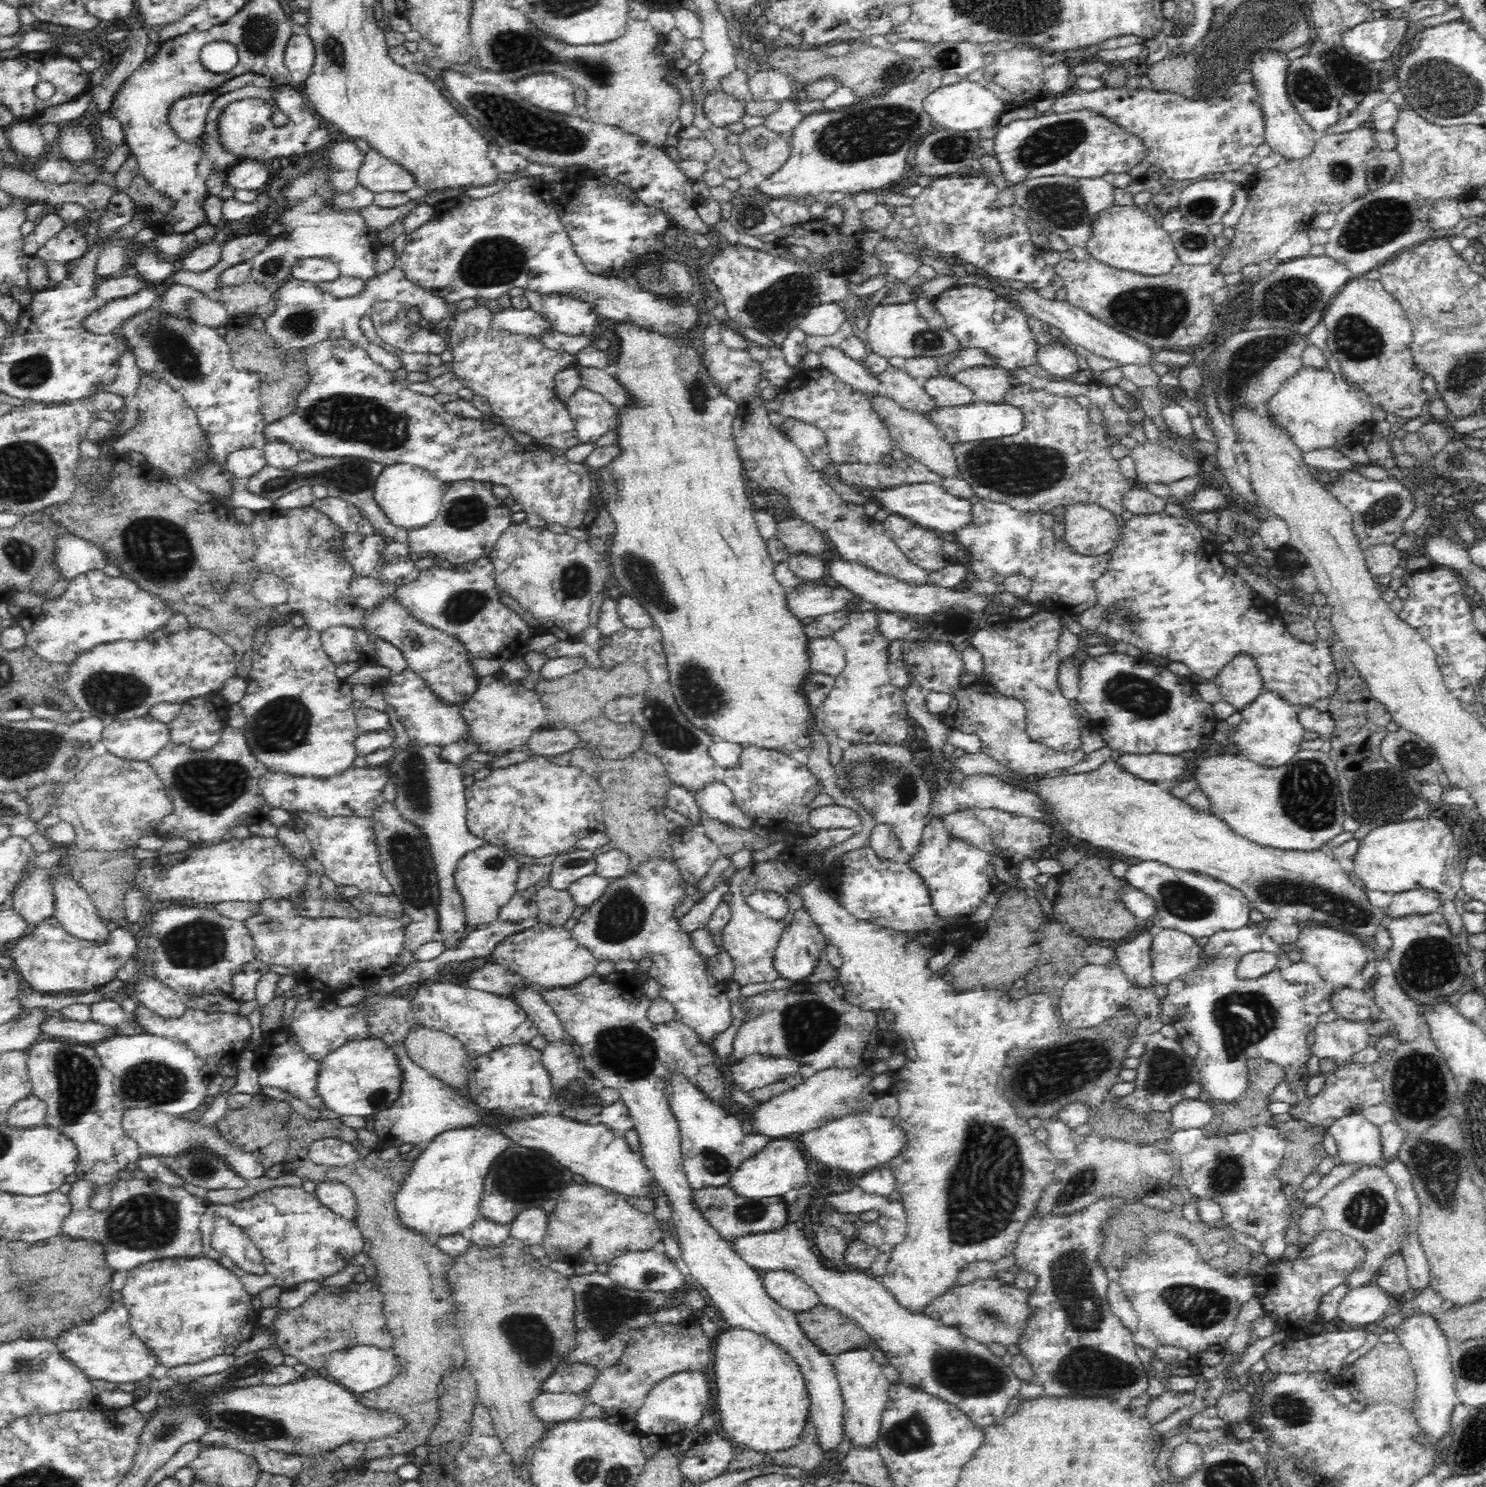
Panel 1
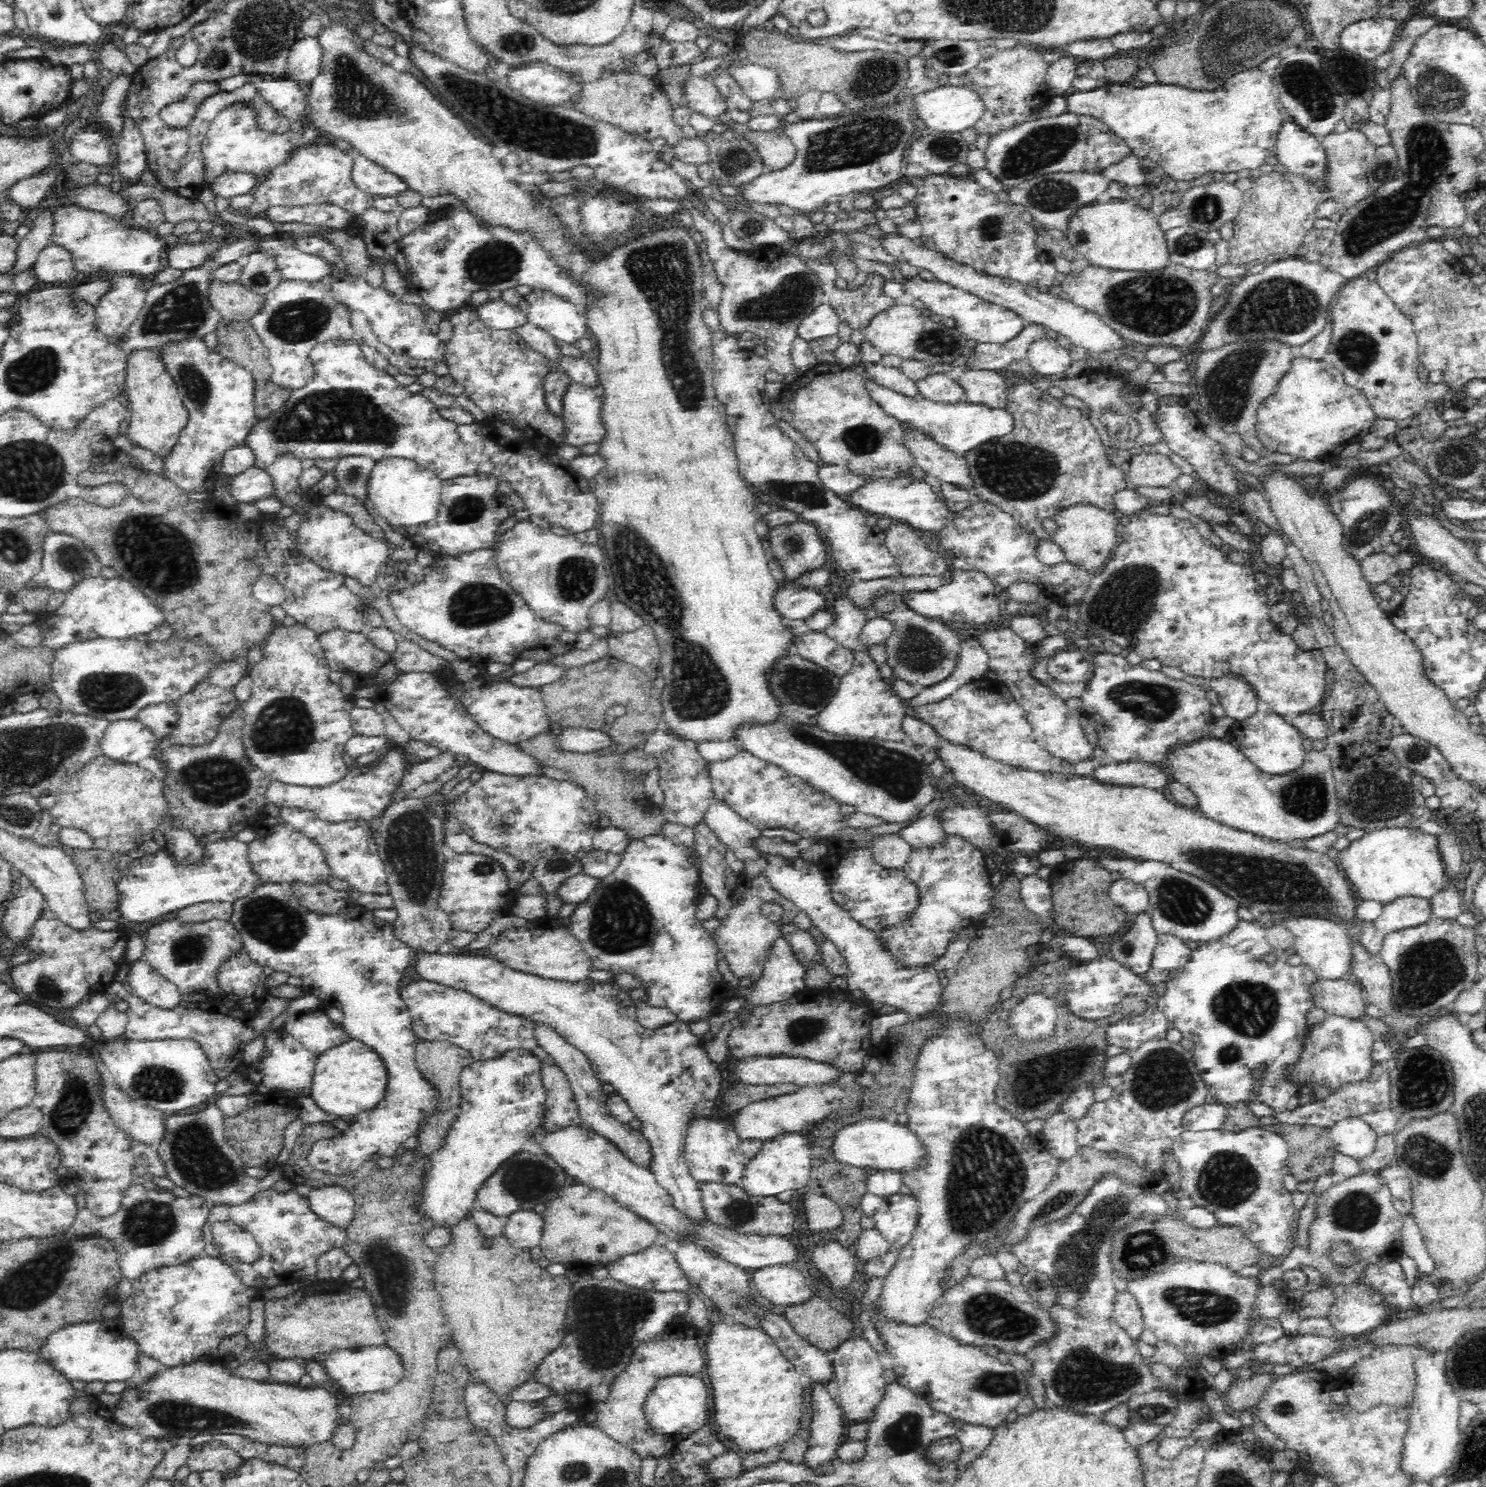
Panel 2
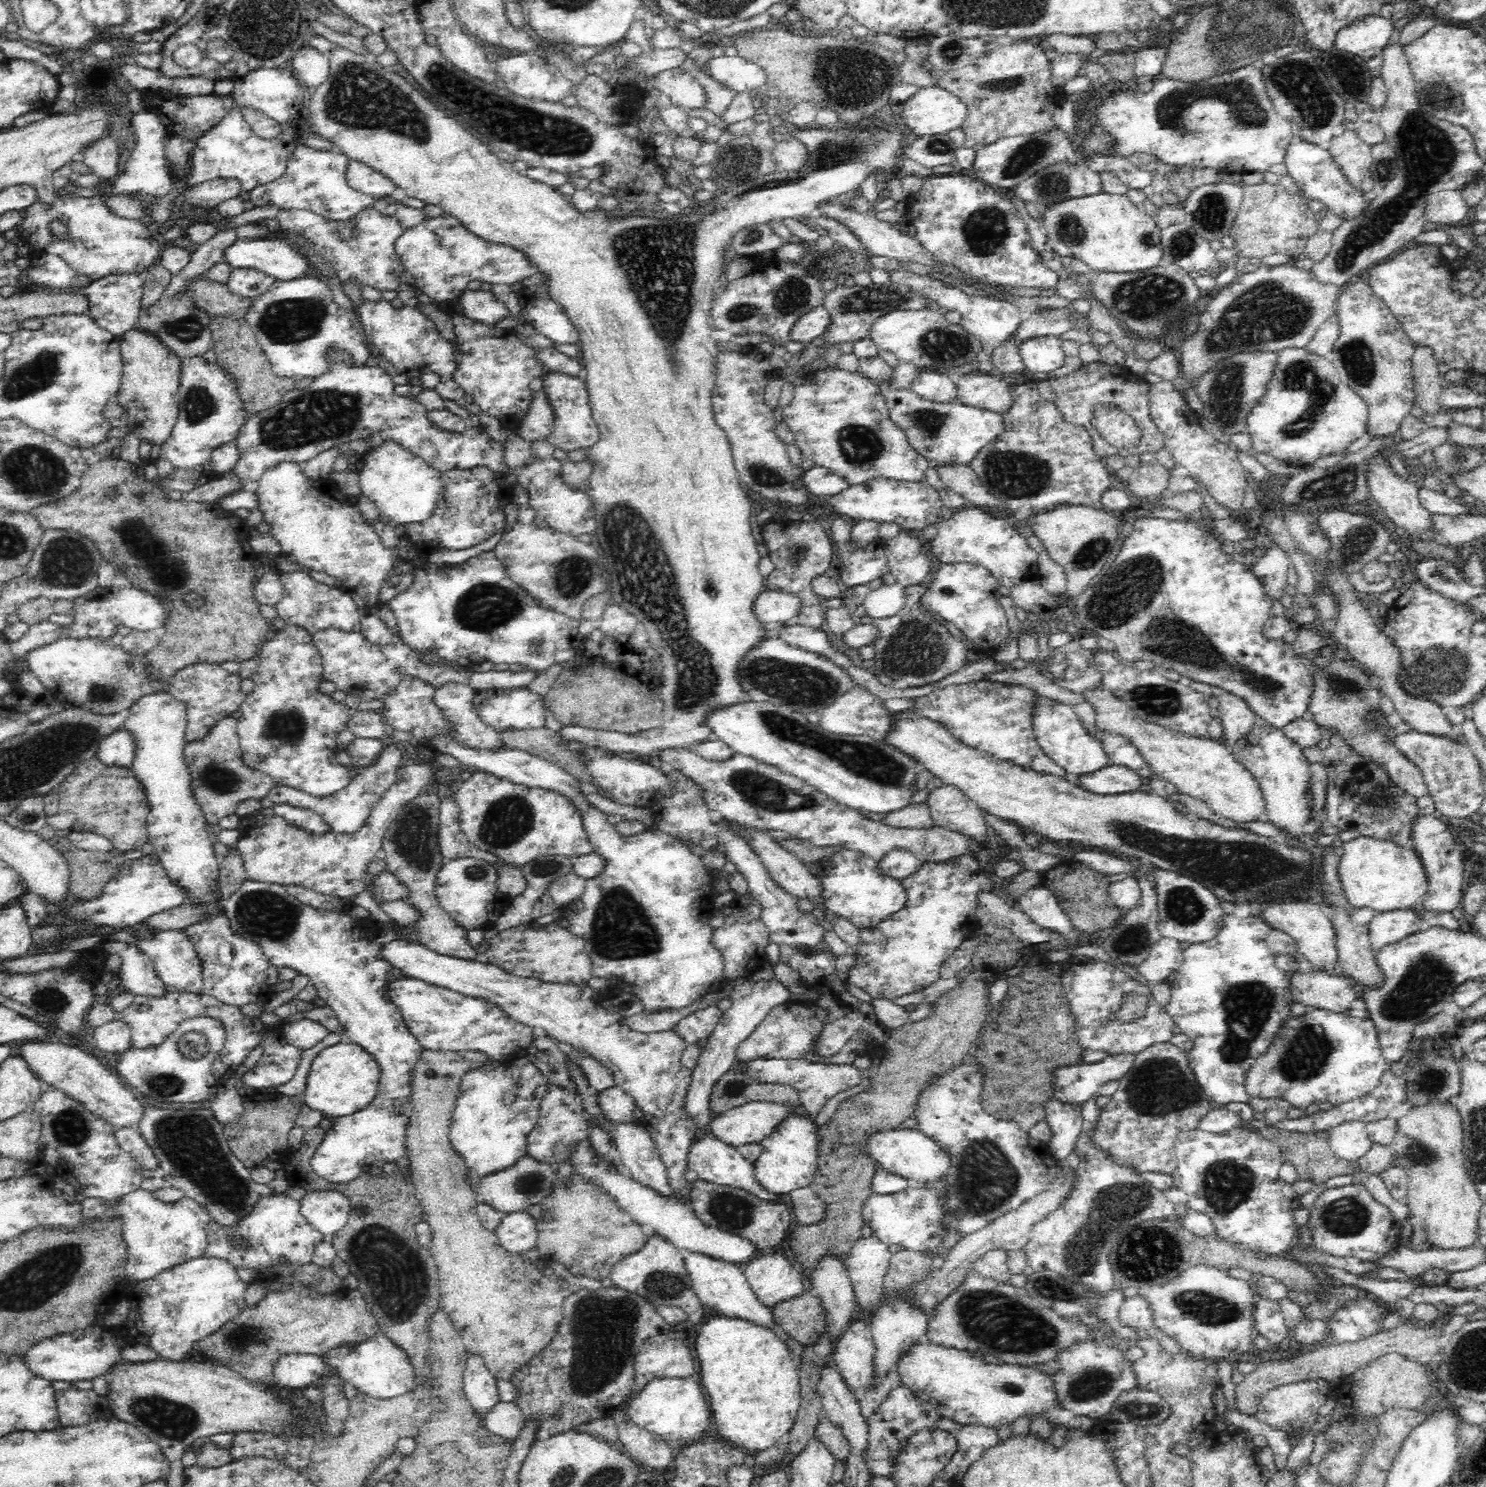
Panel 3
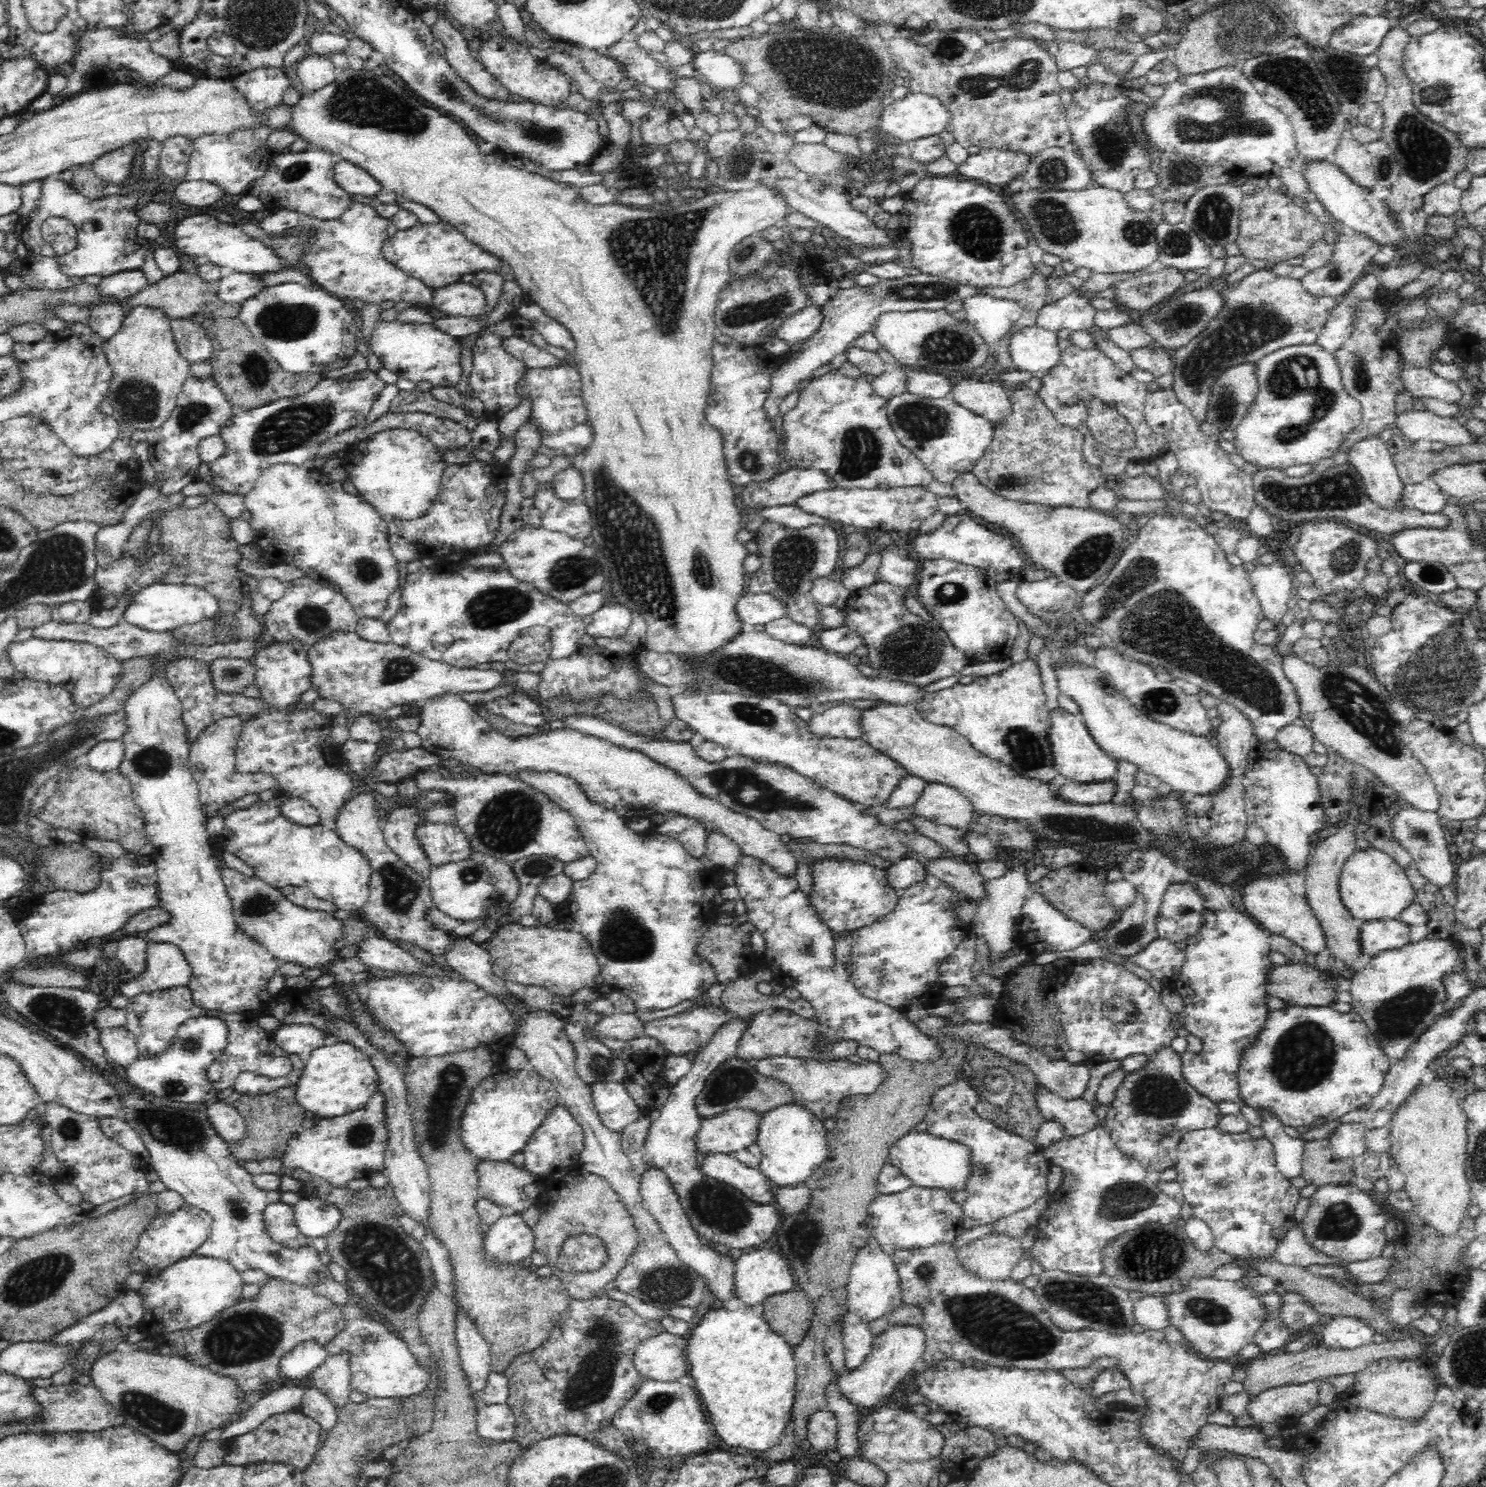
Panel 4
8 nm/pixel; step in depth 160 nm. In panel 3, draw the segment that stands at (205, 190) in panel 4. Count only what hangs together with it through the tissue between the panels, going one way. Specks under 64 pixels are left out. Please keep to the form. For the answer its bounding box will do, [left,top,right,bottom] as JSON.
[184,178,242,207]

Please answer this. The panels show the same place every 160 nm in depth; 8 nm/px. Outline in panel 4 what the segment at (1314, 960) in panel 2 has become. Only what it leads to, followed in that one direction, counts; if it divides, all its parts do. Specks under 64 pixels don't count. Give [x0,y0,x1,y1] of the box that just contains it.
[1242,874,1327,954]

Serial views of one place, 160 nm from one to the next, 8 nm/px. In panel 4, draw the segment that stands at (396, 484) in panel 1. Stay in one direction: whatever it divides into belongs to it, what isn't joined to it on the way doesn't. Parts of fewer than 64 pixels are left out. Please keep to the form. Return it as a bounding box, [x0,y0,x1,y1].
[342,429,448,520]

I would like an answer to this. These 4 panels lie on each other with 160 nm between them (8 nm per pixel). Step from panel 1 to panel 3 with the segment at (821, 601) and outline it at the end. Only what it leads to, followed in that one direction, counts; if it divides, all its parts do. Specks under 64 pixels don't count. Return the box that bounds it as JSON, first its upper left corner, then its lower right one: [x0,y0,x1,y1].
[754,589,802,624]

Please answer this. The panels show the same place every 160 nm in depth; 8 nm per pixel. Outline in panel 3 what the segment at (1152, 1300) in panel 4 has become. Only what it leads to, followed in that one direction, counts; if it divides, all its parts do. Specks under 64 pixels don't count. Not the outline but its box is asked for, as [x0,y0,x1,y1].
[1118,1295,1154,1332]

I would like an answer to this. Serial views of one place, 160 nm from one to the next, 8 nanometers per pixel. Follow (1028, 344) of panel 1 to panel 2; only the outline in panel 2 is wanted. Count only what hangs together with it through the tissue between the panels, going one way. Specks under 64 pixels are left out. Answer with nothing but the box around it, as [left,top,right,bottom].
[902,276,1026,344]

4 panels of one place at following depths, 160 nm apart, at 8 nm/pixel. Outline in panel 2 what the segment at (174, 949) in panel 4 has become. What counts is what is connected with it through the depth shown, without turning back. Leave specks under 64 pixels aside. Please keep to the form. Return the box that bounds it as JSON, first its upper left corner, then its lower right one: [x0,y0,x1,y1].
[142,917,246,997]

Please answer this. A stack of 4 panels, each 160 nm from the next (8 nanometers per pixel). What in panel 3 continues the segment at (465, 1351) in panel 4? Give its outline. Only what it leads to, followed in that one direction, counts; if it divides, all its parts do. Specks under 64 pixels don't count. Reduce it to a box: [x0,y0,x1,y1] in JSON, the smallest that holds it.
[463,1356,500,1419]

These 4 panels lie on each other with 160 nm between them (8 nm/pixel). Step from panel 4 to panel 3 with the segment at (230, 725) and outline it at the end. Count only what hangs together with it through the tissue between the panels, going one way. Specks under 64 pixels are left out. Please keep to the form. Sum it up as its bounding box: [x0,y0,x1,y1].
[183,716,275,824]

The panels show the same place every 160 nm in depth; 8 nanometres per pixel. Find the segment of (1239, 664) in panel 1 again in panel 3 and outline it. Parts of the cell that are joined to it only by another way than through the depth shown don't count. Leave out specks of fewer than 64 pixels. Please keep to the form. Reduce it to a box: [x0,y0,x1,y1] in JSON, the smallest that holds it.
[1188,679,1257,750]

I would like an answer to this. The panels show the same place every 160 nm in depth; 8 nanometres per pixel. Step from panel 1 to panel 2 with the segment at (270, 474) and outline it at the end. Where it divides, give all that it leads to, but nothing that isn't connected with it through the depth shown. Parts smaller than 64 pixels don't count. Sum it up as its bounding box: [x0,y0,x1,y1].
[230,456,376,502]

